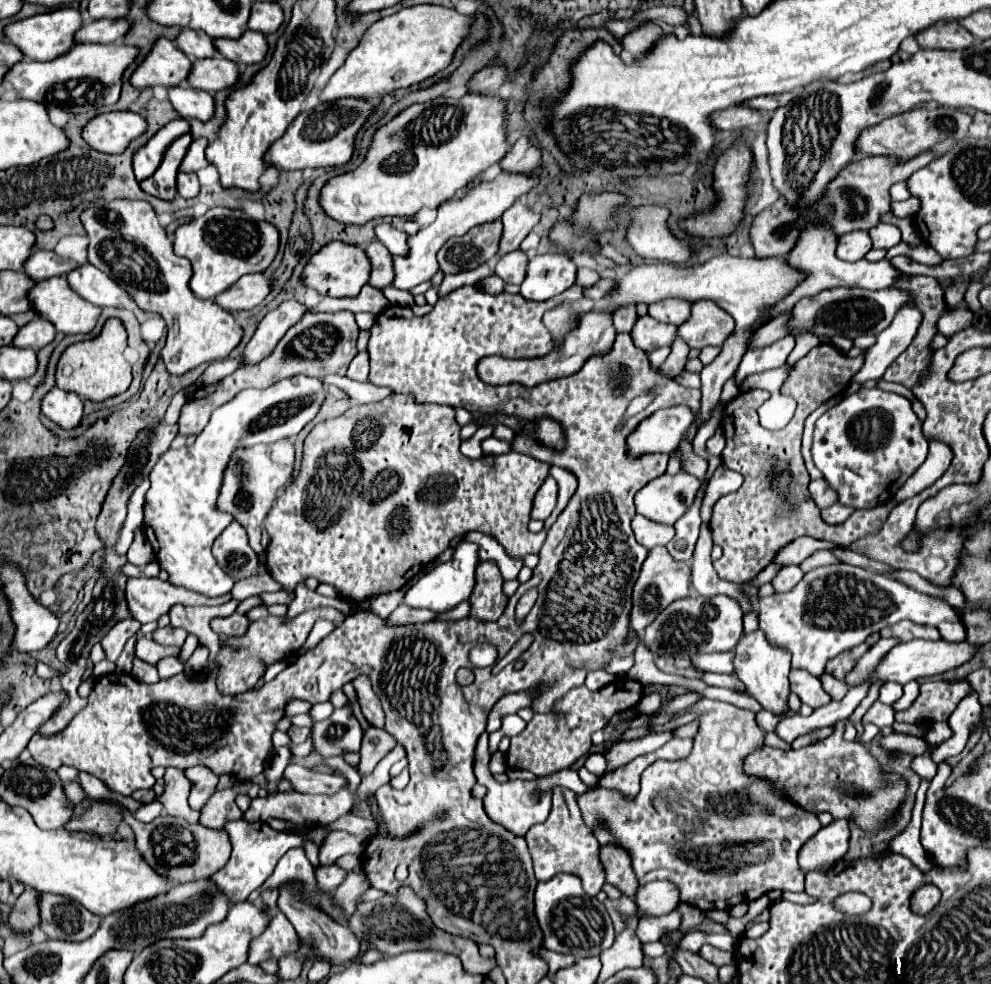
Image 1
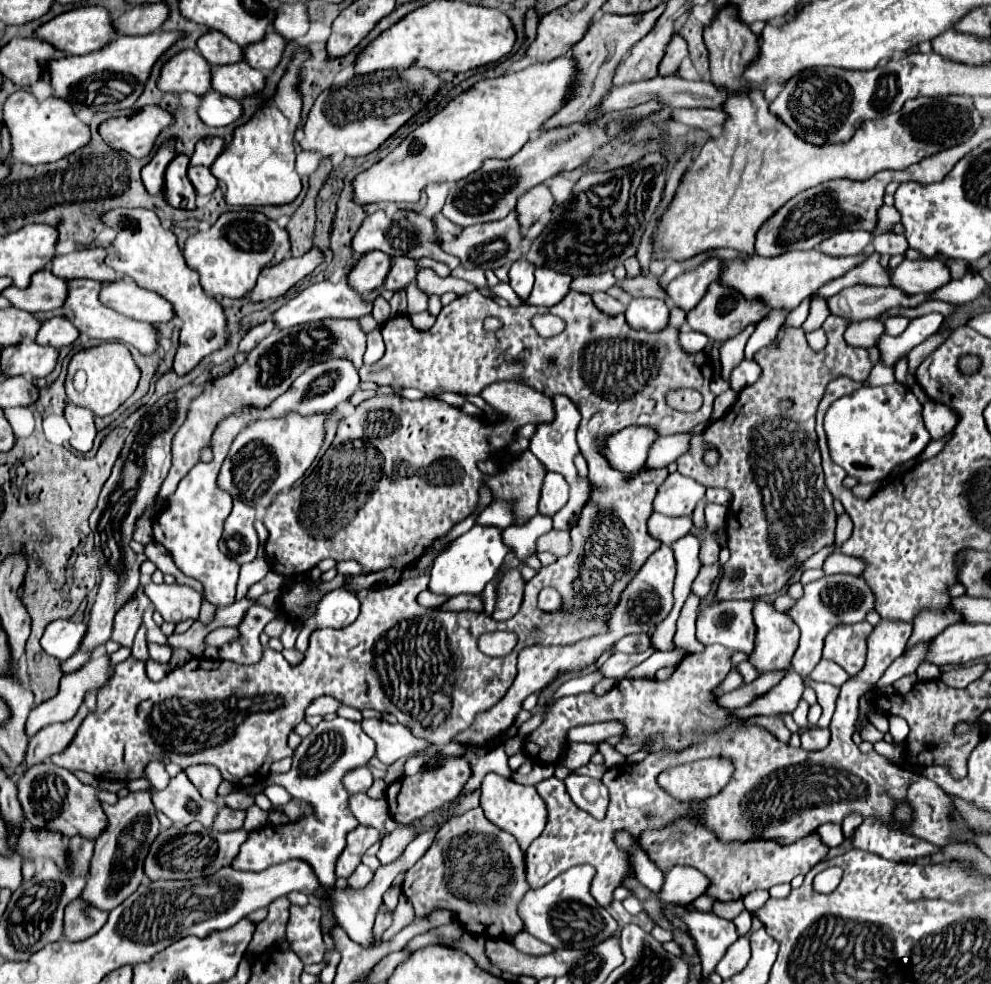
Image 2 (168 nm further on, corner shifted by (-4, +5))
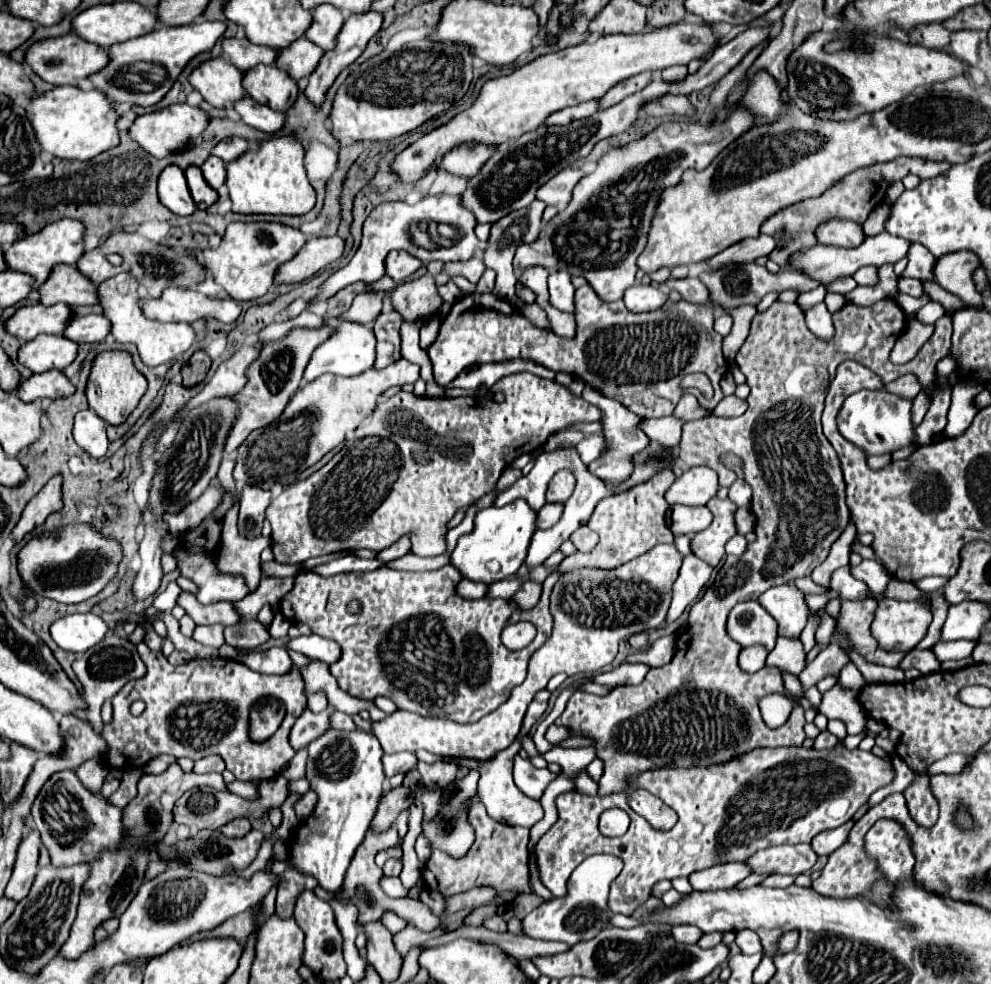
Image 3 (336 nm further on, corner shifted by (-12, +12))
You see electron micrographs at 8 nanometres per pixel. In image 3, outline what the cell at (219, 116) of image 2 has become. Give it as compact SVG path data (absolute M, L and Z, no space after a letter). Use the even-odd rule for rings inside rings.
M250 96L236 102L234 110L242 116L242 120L248 126L252 126L264 134L276 134L284 126L284 120L286 120L286 116L282 112L276 112L268 106L262 106L262 104L254 102Z

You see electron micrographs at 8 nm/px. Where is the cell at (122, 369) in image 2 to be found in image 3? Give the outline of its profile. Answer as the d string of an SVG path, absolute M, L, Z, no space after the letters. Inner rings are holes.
M102 352L96 356L90 378L88 378L86 396L88 396L90 410L94 410L106 424L118 426L118 424L126 422L126 418L138 406L140 398L146 394L146 390L148 390L148 382L134 368L132 356L128 352Z

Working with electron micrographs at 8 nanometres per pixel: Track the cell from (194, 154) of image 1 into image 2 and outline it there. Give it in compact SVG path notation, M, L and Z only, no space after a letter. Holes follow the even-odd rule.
M206 137L200 139L196 143L194 155L190 157L190 165L204 165L210 167L214 163L214 159L220 155L220 151L224 149L224 139L220 137Z

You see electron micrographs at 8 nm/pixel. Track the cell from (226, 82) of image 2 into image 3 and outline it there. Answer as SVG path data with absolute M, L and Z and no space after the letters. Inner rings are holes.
M256 66L244 72L242 84L250 98L278 112L286 112L300 92L298 84L276 66Z

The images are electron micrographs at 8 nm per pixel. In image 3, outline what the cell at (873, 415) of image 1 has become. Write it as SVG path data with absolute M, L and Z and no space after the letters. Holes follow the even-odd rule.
M860 390L846 398L840 414L838 414L838 428L844 438L860 446L868 456L894 452L896 448L902 448L906 444L914 442L914 430L910 422L910 400L902 400L894 394L888 394L886 390Z

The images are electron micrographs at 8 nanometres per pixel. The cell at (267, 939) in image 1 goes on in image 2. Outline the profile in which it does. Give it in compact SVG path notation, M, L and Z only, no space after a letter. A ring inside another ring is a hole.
M308 903L304 907L292 905L286 925L286 941L302 963L322 963L324 941L320 933L322 911Z

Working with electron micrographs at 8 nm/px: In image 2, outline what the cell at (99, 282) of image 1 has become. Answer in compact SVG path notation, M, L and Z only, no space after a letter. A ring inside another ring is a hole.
M132 279L102 283L98 297L100 301L104 301L104 305L138 321L158 323L170 321L174 317L172 305L166 299L162 299L150 289L136 285Z

